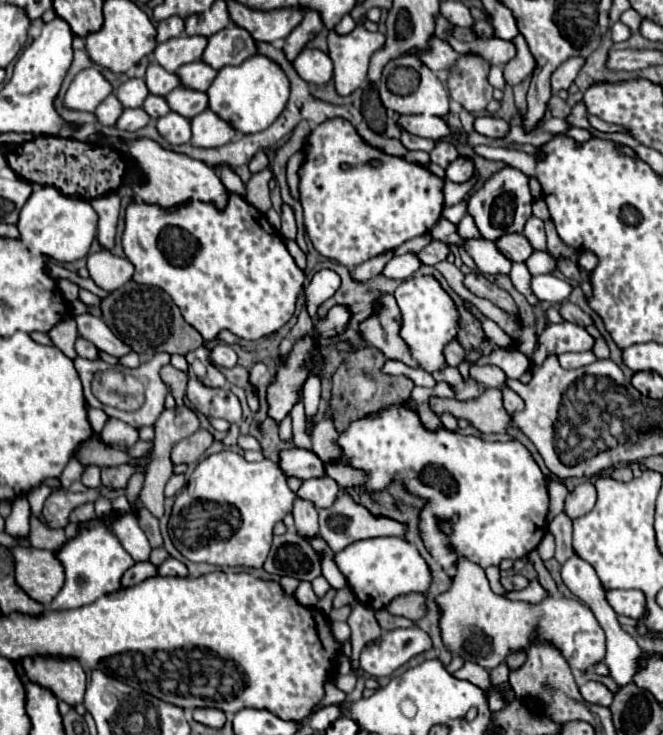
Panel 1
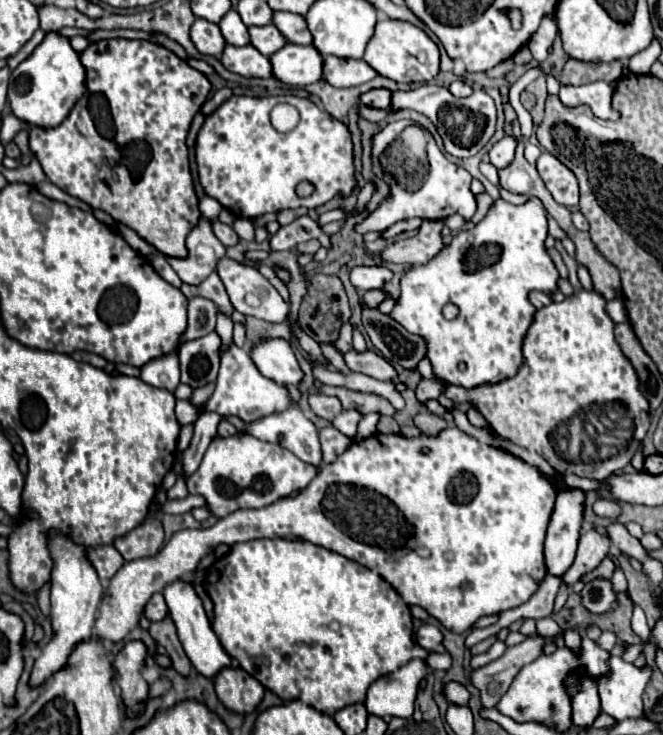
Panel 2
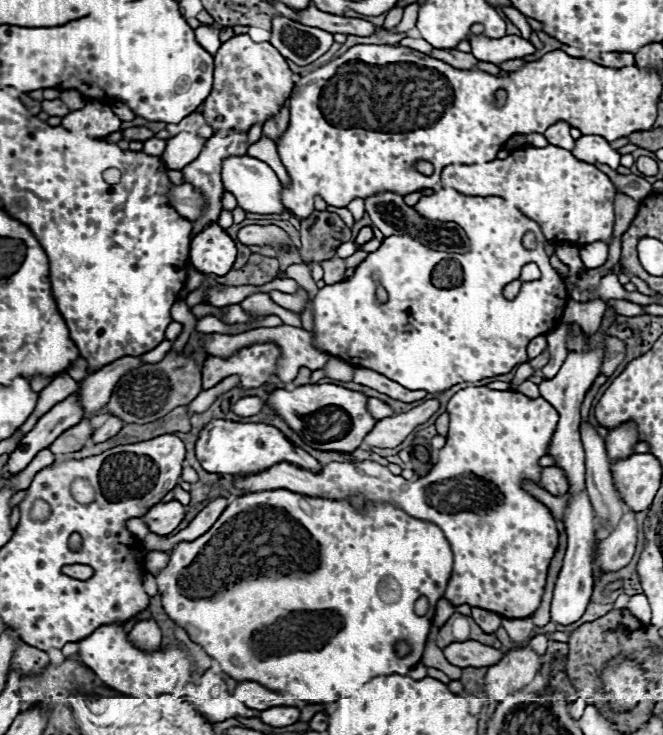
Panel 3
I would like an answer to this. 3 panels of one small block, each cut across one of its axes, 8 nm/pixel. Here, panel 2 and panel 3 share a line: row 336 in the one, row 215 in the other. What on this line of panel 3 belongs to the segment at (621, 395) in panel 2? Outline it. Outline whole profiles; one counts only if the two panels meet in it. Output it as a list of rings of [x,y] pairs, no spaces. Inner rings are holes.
[[[548,144],[546,148],[514,150],[504,160],[483,164],[452,164],[442,172],[442,186],[466,196],[500,196],[530,220],[534,220],[550,242],[612,242],[614,234],[614,184],[596,166],[572,156],[570,150]]]

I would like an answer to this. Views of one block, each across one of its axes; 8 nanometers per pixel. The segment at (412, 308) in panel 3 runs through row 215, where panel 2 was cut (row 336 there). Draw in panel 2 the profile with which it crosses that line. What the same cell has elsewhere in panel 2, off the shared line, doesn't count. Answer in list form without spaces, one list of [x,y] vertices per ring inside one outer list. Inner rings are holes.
[[[530,196],[520,206],[498,198],[476,226],[472,226],[468,232],[460,232],[456,240],[452,240],[432,262],[424,266],[412,266],[402,276],[402,296],[392,310],[392,318],[398,320],[408,332],[426,338],[428,358],[438,378],[464,388],[472,388],[484,382],[500,382],[516,374],[518,366],[522,364],[522,340],[536,312],[526,296],[530,290],[542,290],[546,294],[556,290],[558,272],[544,246],[546,236],[548,220],[540,198]],[[450,302],[460,310],[454,320],[446,320],[442,316],[442,306]],[[460,362],[466,364],[464,372],[458,370]]]

